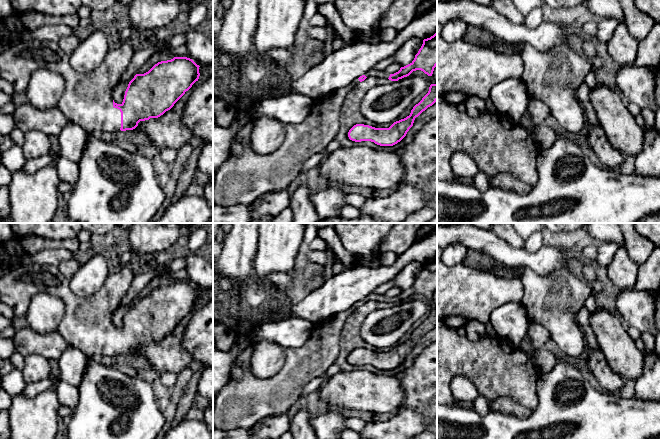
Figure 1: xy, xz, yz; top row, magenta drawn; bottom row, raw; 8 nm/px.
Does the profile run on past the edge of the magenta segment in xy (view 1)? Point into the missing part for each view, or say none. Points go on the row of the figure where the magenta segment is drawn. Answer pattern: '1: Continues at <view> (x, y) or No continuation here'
1: Continues at xy (87, 101)

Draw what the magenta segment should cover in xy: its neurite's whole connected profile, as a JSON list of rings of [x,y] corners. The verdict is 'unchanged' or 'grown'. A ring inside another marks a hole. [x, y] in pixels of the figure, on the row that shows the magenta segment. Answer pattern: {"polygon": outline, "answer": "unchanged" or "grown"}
{"polygon": [[[130,39],[123,40],[115,49],[107,52],[104,60],[97,68],[90,72],[77,72],[70,65],[69,56],[61,50],[57,42],[41,40],[29,42],[21,40],[10,45],[0,54],[0,77],[8,81],[14,87],[15,92],[25,92],[33,72],[39,69],[48,69],[59,73],[65,81],[65,90],[58,104],[59,110],[71,123],[81,126],[88,133],[97,133],[110,137],[113,133],[120,130],[135,129],[140,121],[158,118],[163,115],[198,81],[200,76],[200,66],[190,58],[174,57],[171,60],[158,62],[148,72],[134,76],[125,91],[123,102],[117,104],[113,100],[113,90],[120,82],[123,73],[127,70],[135,51]]], "answer": "grown"}

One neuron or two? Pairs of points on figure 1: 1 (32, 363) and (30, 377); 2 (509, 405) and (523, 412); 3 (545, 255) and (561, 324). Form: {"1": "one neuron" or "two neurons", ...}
{"1": "one neuron", "2": "one neuron", "3": "two neurons"}

